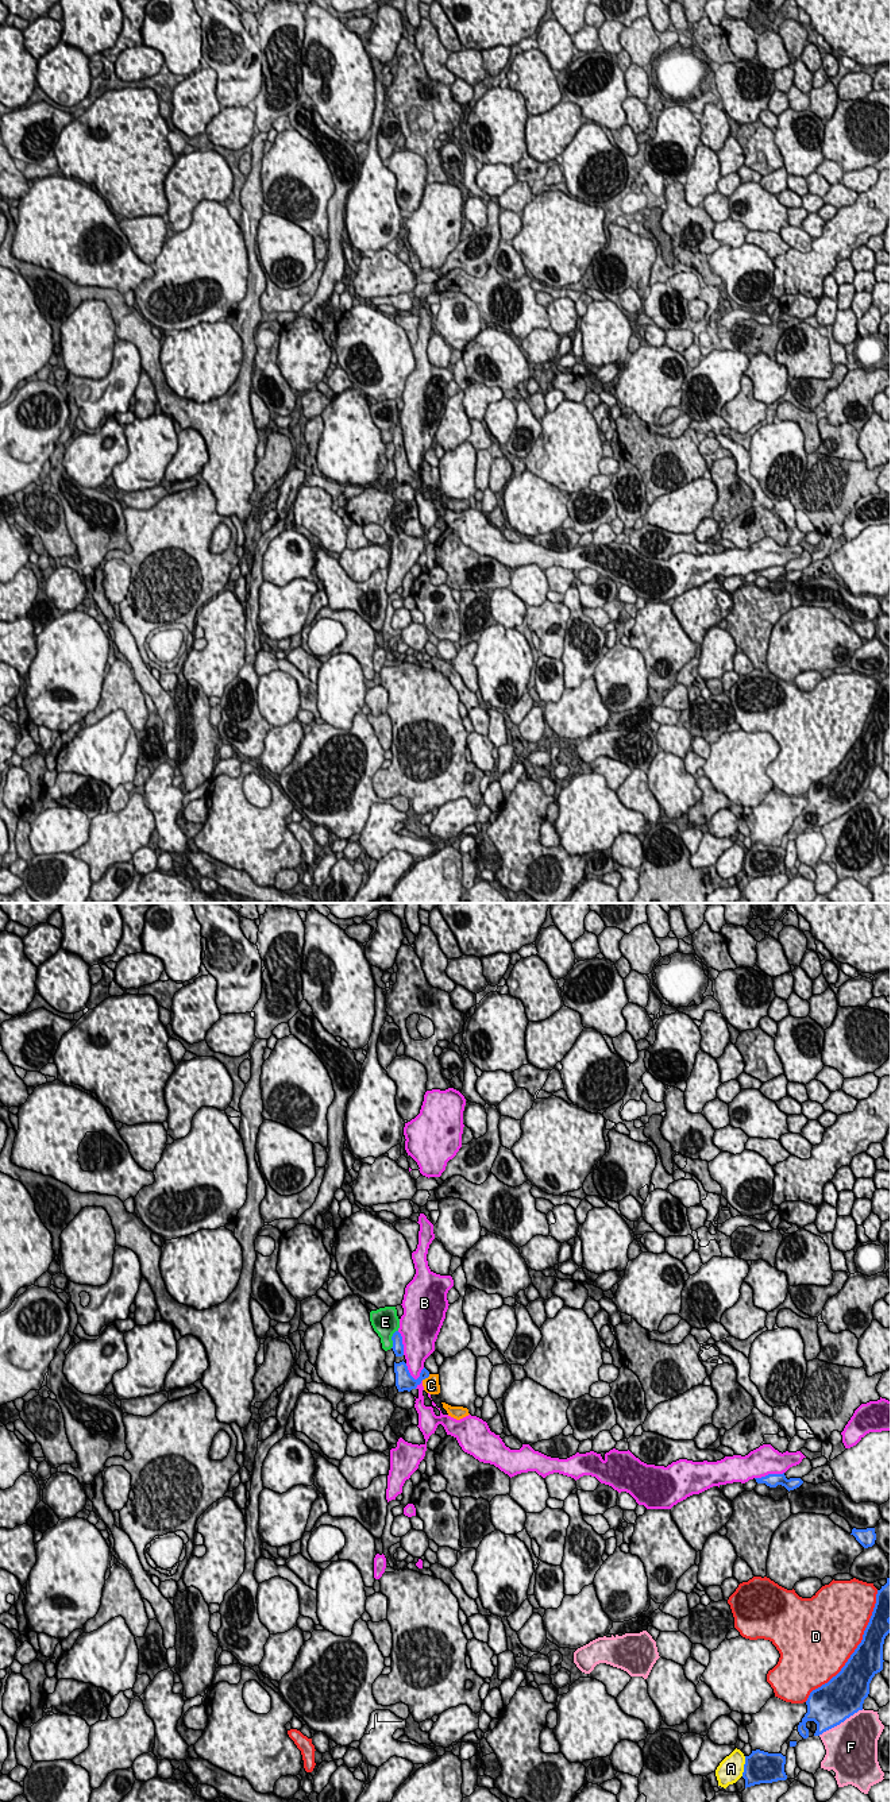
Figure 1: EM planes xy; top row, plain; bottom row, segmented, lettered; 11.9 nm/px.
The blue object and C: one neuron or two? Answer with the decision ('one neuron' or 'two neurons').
one neuron

